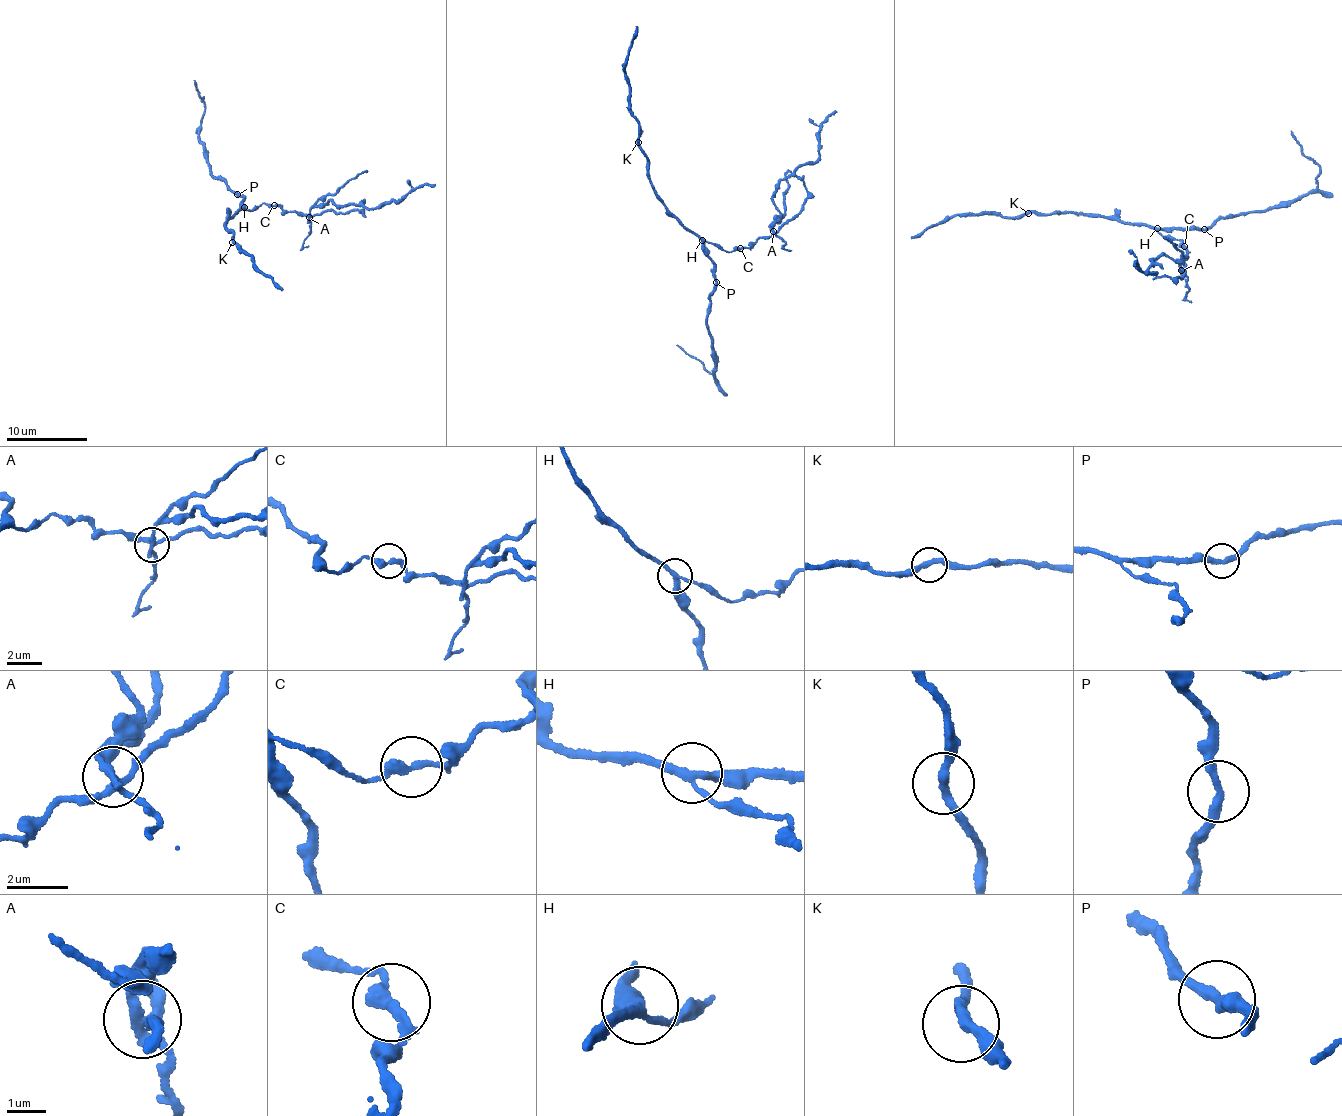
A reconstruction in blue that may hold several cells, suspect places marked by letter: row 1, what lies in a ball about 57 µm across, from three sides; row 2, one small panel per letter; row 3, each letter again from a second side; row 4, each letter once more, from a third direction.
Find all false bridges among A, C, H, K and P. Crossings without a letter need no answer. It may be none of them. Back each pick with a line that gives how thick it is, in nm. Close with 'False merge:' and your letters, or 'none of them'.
A: 240 nm
P: 280 nm
False merge: A, P

